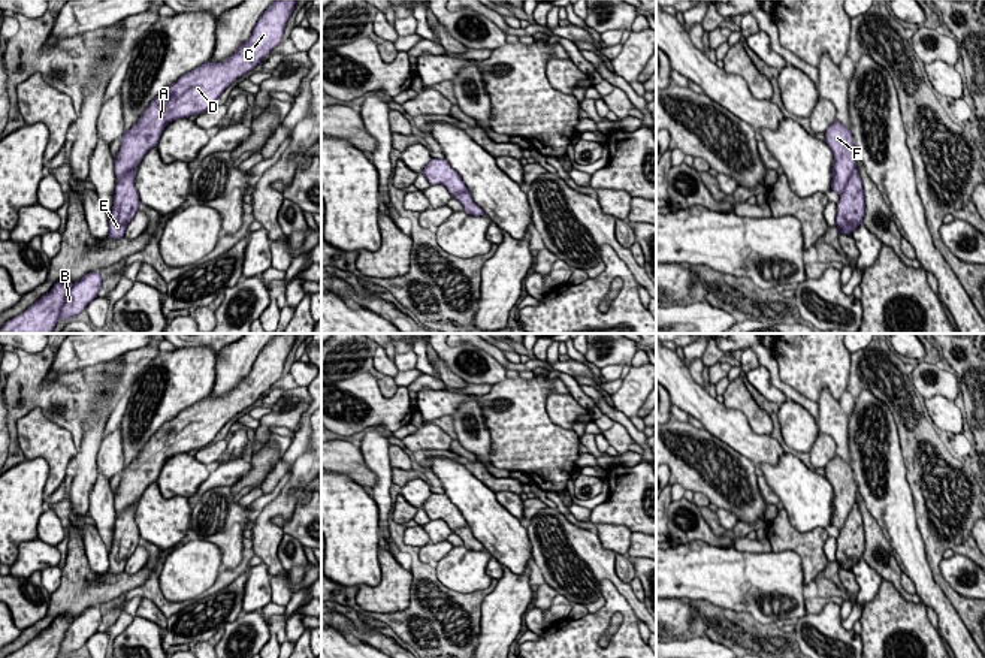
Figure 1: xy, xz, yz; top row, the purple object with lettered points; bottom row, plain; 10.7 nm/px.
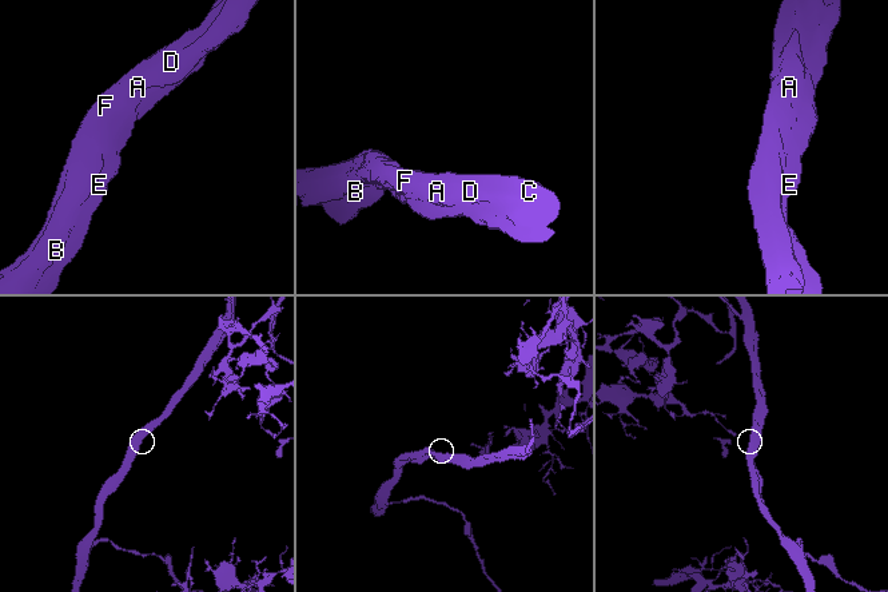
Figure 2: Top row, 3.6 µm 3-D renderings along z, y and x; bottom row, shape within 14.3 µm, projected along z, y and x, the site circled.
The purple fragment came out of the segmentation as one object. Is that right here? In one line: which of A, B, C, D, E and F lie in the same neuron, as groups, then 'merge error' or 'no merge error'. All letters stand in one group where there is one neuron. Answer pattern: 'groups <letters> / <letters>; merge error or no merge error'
groups A B C D E F; no merge error

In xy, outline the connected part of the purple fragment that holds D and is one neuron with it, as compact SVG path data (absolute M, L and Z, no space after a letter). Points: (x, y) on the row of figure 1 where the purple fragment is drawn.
M274 0L256 22L251 36L235 54L221 63L203 63L163 88L139 121L124 132L114 160L117 185L114 206L108 217L109 239L123 238L127 224L139 211L141 200L135 185L136 167L143 156L157 147L164 127L175 120L209 111L232 82L253 70L278 46L294 4L296 0Z

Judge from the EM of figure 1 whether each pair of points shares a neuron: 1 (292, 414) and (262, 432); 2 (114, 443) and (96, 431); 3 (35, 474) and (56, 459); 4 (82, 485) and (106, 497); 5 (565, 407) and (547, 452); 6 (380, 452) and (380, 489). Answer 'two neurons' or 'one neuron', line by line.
1: one neuron
2: two neurons
3: two neurons
4: two neurons
5: two neurons
6: one neuron

